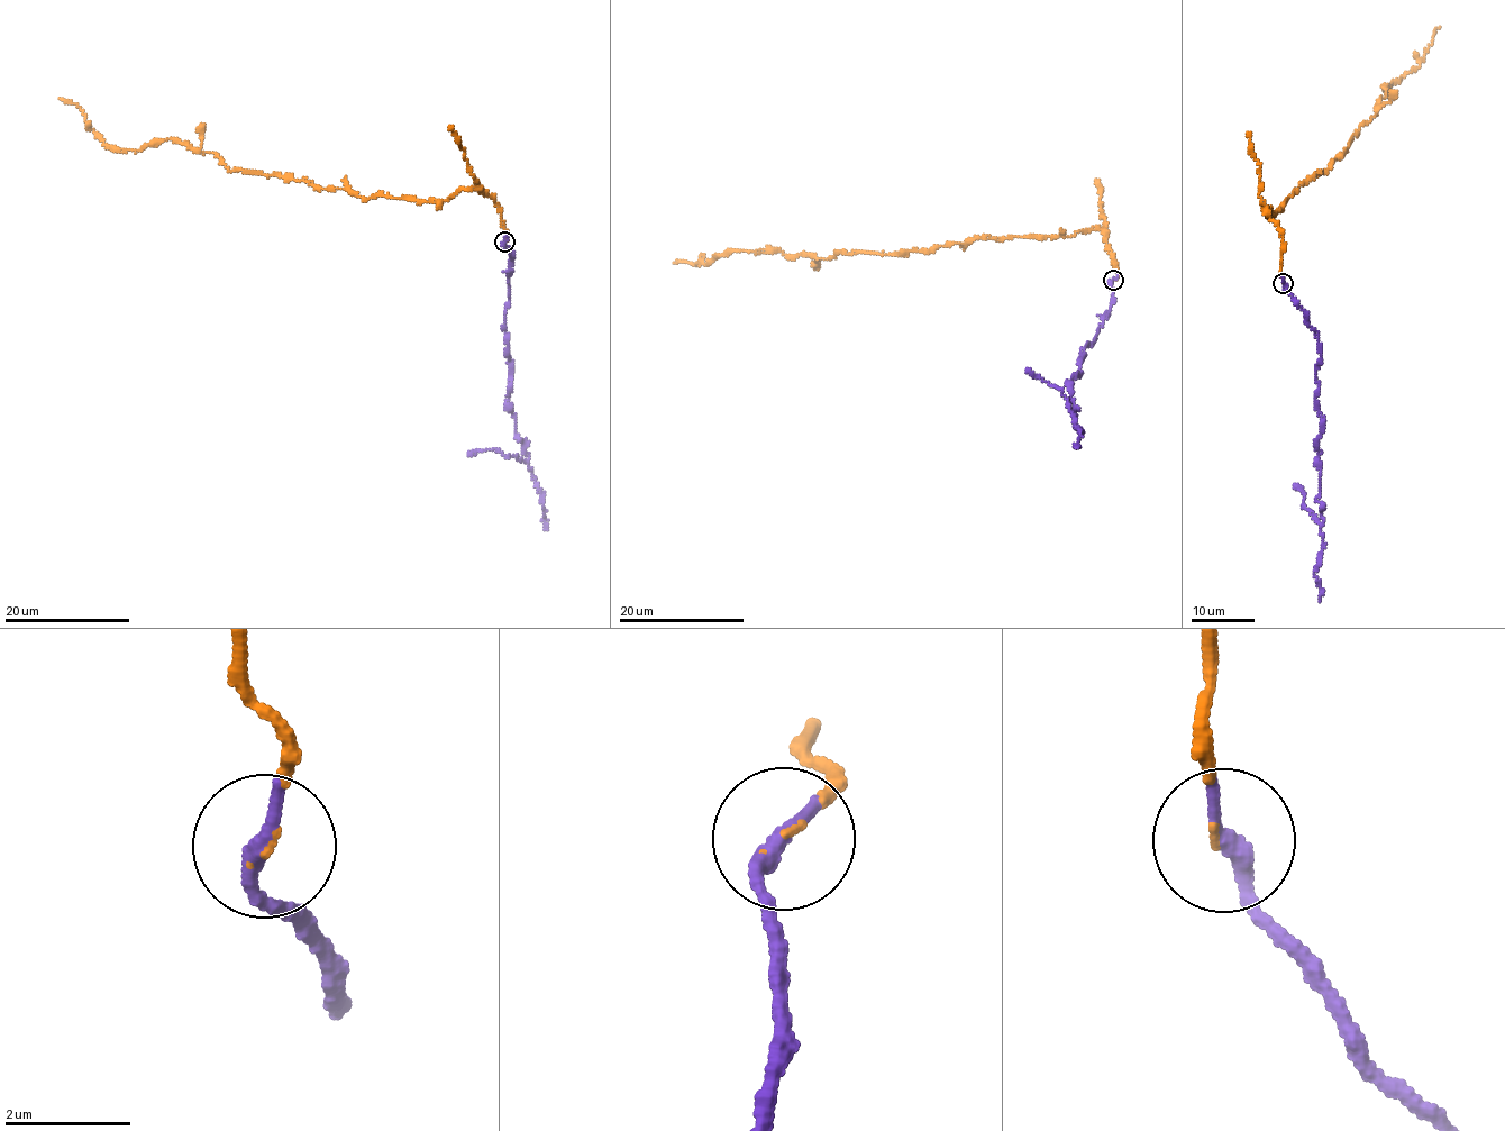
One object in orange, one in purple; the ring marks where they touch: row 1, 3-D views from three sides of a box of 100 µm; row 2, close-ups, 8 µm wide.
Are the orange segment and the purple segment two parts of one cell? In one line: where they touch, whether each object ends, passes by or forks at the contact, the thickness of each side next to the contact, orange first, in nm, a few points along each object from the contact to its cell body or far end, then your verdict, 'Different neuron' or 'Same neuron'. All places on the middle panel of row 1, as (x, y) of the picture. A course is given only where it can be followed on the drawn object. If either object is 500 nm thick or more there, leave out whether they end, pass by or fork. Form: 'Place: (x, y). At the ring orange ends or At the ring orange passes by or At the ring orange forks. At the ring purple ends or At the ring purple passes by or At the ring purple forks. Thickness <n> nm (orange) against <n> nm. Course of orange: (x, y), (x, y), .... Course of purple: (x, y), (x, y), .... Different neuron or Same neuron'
Place: (1113, 280). At the ring orange ends. At the ring purple passes by. Thickness 40 nm (orange) against 240 nm. Course of orange: (1113, 280), (1100, 228), (984, 236), (894, 254), (724, 252), (705, 263), (674, 263). Course of purple: (1113, 280), (1107, 311), (1091, 346), (1086, 345), (1082, 372), (1069, 388), (1075, 427), (1082, 432), (1077, 447). Same neuron

